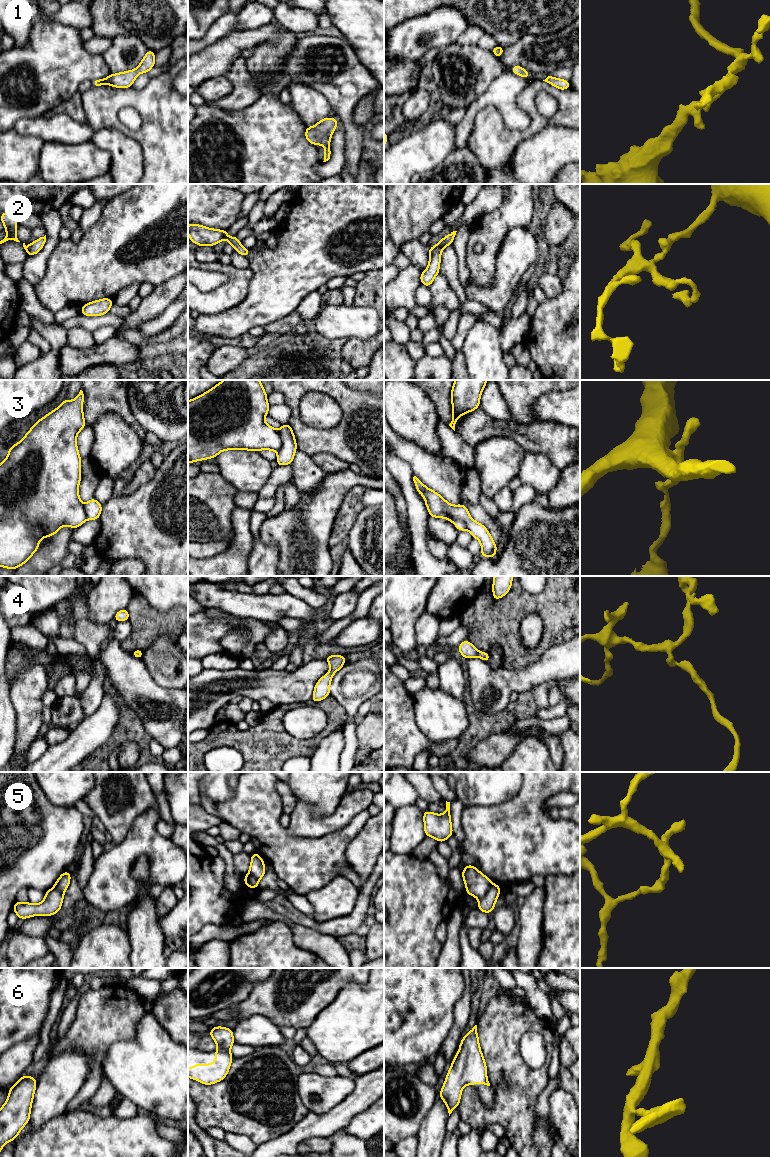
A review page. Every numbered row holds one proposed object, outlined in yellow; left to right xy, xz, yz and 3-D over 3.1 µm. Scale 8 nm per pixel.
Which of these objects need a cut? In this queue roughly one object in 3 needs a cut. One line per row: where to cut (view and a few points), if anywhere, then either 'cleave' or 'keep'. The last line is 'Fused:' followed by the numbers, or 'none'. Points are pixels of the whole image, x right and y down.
1: no cut; keep
2: no cut; keep
3: cut in yz along (444, 516), (461, 519), (467, 528); cleave
4: no cut; keep
5: cut in yz along (492, 884), (489, 890), (479, 899); cleave
6: no cut; keep
Fused: 3, 5

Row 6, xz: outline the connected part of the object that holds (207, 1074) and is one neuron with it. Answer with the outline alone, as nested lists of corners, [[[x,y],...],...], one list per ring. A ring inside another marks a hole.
[[[216,1026],[208,1033],[218,1045],[213,1064],[195,1064],[188,1068],[188,1077],[197,1079],[199,1083],[211,1085],[222,1081],[228,1074],[233,1056],[231,1046],[235,1043],[233,1030],[227,1027]]]

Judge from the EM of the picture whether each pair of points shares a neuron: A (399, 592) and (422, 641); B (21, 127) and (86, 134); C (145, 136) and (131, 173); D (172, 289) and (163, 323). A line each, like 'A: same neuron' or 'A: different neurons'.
A: different neurons
B: same neuron
C: different neurons
D: different neurons

